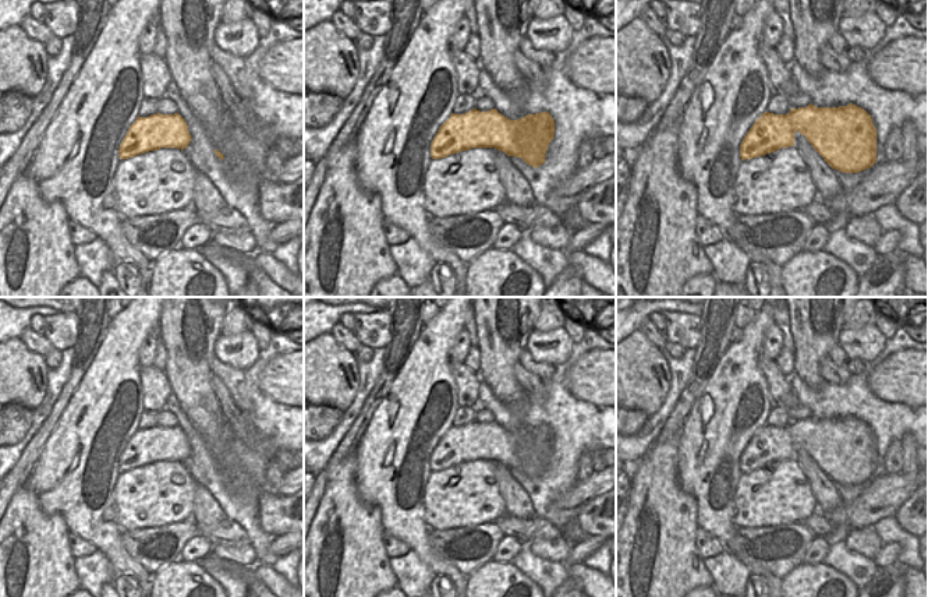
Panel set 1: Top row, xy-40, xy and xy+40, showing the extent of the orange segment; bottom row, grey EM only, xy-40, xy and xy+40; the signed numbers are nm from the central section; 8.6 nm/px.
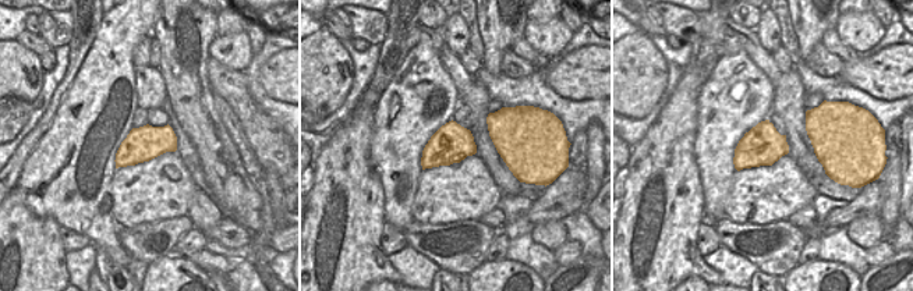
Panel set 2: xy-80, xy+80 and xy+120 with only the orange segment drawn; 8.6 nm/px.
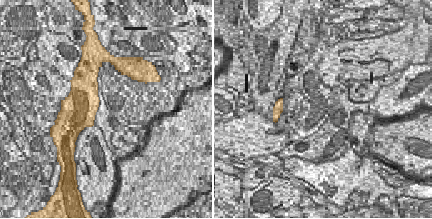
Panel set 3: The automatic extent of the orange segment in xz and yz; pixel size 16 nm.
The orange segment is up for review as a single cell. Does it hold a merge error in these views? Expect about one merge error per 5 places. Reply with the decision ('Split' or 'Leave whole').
Leave whole

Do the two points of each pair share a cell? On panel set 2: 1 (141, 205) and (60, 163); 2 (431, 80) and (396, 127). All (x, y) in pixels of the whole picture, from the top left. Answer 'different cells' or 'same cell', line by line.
1: different cells
2: same cell

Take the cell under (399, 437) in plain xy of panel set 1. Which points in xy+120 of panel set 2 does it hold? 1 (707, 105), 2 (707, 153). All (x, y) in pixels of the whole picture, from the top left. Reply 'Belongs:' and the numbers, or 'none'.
Belongs: 1, 2

